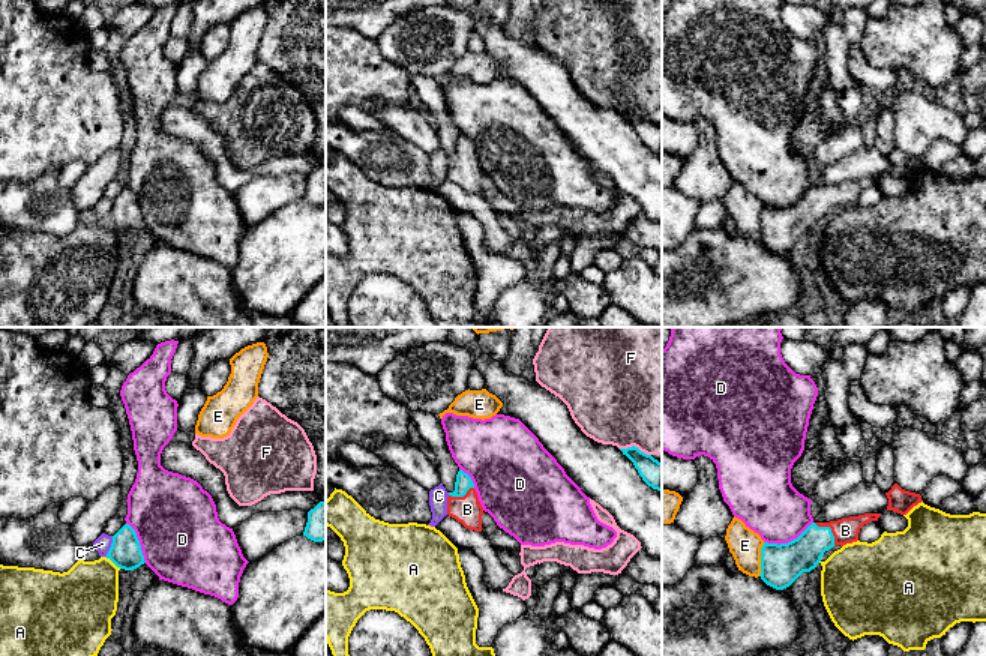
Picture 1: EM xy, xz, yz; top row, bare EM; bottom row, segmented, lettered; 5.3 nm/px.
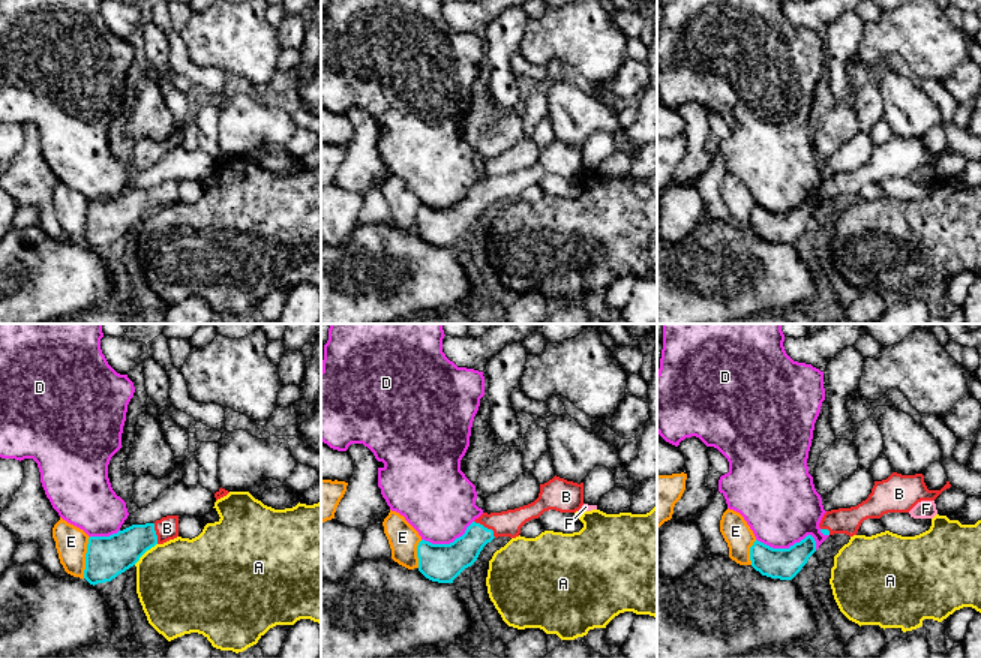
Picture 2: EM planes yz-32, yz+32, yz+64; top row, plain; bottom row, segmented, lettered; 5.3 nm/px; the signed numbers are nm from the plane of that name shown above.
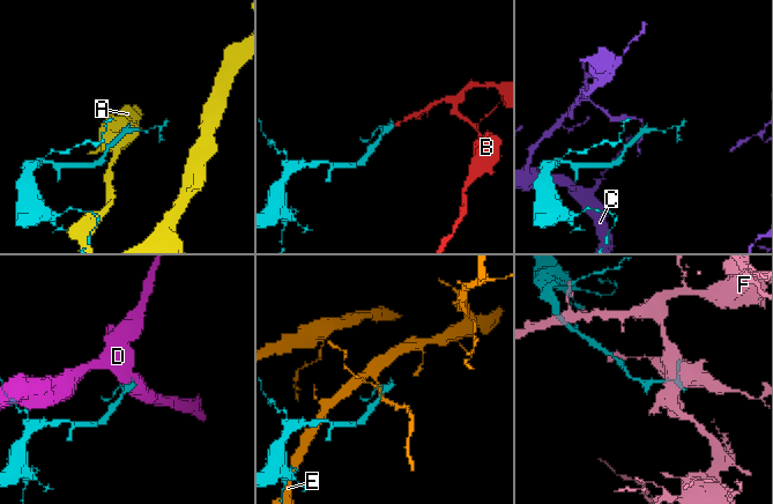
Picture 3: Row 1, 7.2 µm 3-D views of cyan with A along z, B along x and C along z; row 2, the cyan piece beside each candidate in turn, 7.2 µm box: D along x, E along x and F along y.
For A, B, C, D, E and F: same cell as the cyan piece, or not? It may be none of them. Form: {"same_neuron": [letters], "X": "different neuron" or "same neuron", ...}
{"same_neuron": ["B"], "A": "different neuron", "B": "same neuron", "C": "different neuron", "D": "different neuron", "E": "different neuron", "F": "different neuron"}

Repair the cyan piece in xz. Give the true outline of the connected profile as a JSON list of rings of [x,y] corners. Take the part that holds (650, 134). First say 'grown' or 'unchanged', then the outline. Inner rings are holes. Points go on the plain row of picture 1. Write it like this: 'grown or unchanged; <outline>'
unchanged; [[[632,110],[620,113],[638,134],[642,144],[653,153],[662,155],[662,126]]]

